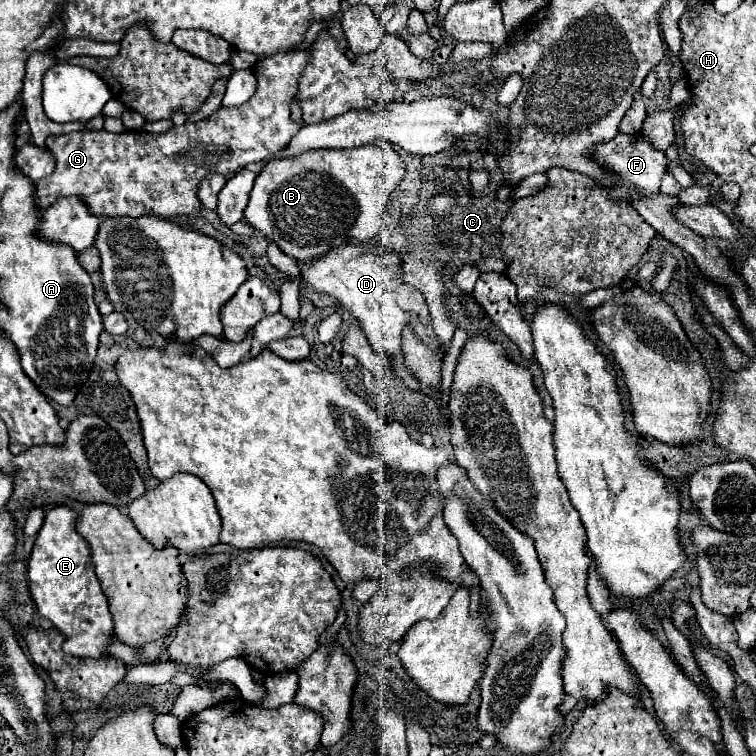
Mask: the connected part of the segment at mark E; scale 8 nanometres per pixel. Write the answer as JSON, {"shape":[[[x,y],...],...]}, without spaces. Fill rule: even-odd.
{"shape":[[[66,505],[46,513],[28,561],[28,589],[38,613],[66,635],[64,653],[82,659],[106,657],[108,641],[114,637],[112,615],[108,615],[108,603],[92,567],[90,545],[76,531],[76,519],[78,511]]]}

